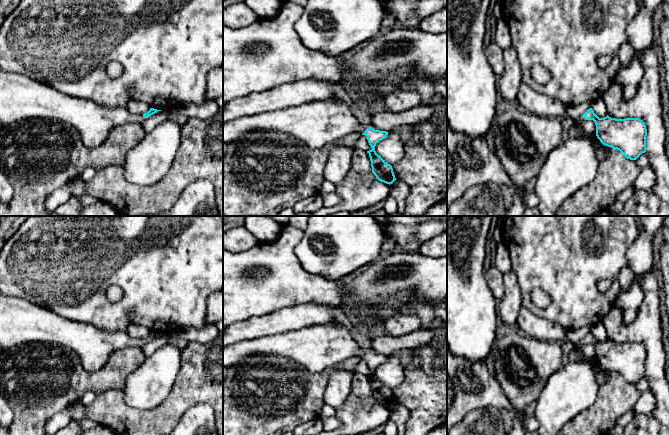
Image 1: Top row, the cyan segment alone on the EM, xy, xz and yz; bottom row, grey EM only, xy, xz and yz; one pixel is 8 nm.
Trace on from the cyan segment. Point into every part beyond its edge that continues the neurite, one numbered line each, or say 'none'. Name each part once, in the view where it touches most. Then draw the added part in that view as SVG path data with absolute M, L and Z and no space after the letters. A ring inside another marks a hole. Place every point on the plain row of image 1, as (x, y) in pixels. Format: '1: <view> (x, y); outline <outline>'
1: xz (317, 347); outline M332 321L223 347L223 368L246 357L274 356L289 359L310 373L320 373L350 357L363 358L369 351L358 345L345 325Z

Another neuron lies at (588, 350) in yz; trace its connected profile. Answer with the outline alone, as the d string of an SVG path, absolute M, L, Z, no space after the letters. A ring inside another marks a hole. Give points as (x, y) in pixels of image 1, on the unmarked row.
M575 344L575 349L581 352L588 359L596 358L596 349L593 344L584 344L584 345Z

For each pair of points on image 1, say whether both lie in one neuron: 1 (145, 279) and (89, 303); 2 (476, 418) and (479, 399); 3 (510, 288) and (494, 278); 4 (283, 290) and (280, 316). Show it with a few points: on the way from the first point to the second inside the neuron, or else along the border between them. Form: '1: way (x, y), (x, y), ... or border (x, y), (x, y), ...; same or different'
1: way (133, 294), (120, 307), (104, 307); same
2: border (499, 409), (493, 406), (478, 407), (459, 422); different
3: border (503, 275), (503, 296), (498, 302); different
4: border (304, 303), (287, 306), (259, 316); different

